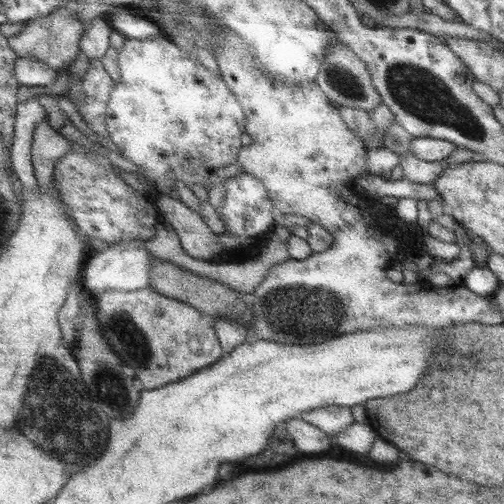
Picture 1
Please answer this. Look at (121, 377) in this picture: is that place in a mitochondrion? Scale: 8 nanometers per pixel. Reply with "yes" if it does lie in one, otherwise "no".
yes

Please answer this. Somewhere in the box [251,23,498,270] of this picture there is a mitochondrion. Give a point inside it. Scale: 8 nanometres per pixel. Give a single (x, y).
(421, 94)

